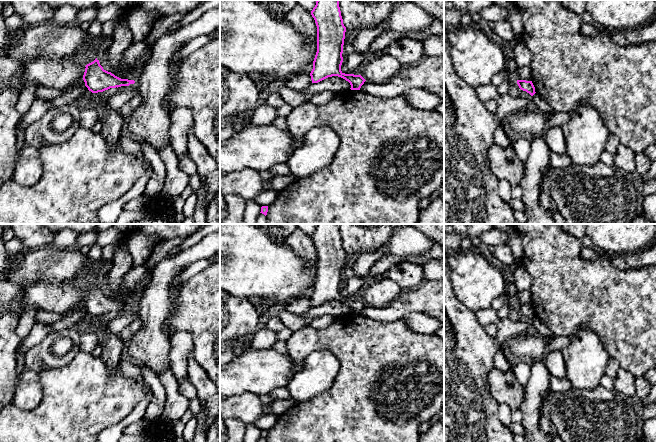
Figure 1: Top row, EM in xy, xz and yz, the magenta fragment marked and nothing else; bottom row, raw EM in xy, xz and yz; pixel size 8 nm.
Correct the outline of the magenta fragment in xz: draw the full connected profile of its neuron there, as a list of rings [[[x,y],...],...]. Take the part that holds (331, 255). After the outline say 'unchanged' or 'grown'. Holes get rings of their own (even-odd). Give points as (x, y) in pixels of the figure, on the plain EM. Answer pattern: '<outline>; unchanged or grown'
[[[317,224],[311,239],[317,250],[317,276],[310,297],[312,307],[338,300],[350,307],[351,314],[360,314],[366,304],[361,299],[341,295],[346,251],[339,224]]]; unchanged

